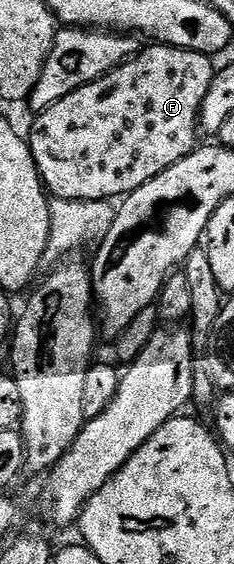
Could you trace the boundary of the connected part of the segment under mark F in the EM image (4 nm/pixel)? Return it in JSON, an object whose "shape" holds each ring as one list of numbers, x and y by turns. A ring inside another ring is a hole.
{"shape":[[150,44,147,50,146,47,139,49,134,57,126,59,126,61,119,64,115,70,109,70,104,76,97,78,95,82,90,82,86,86,76,88,76,92,64,96,64,100,56,100,56,104,52,104,46,110,41,111,41,113,35,117,38,119,35,120,34,127,31,128,30,134,28,133,28,141,34,162,38,165,38,174,42,178,43,186,46,187,47,191,49,191,53,197,63,198,64,200,80,200,81,202,118,200,132,193,136,188,148,184,148,180,160,176,160,172,172,168,172,164,184,160,184,156,191,154,200,142,198,134,200,135,202,105,204,104,204,98,208,96,208,90,212,88,214,75,216,73,216,66,213,66,210,62,213,61,211,61,207,55,201,54,200,52,181,50,175,46]]}

